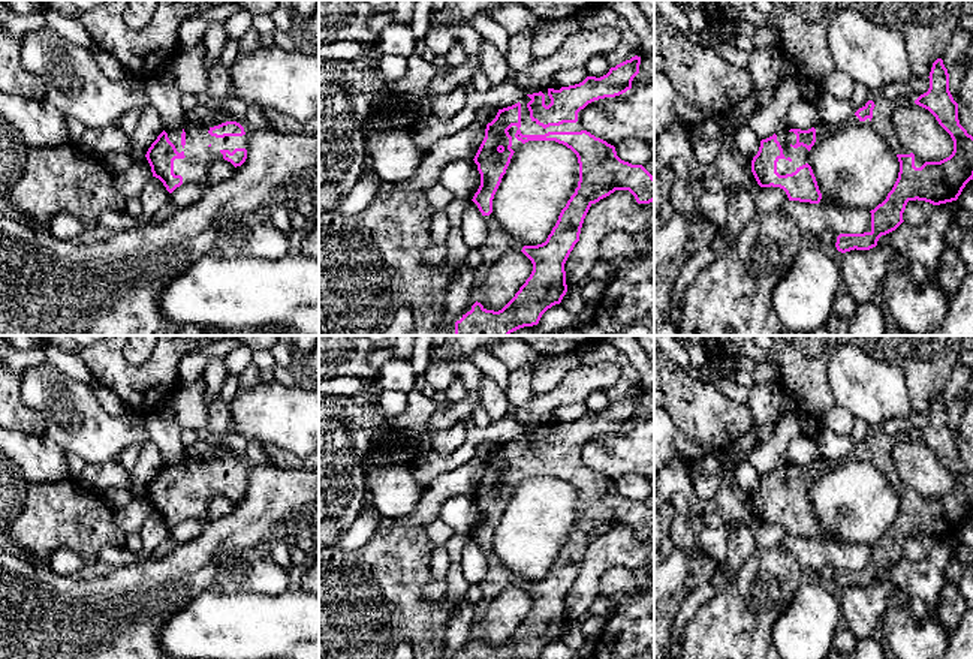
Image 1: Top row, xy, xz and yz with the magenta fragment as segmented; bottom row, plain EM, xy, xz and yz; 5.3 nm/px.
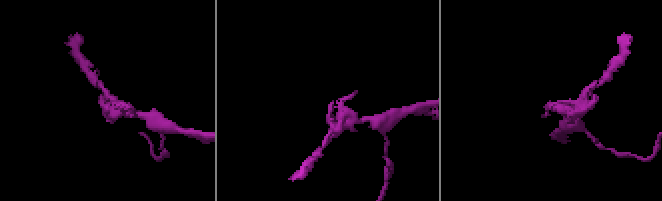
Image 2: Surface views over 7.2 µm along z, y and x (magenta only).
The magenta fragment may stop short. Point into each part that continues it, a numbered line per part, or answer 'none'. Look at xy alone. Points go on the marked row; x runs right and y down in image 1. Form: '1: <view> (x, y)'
1: xy (195, 168)

